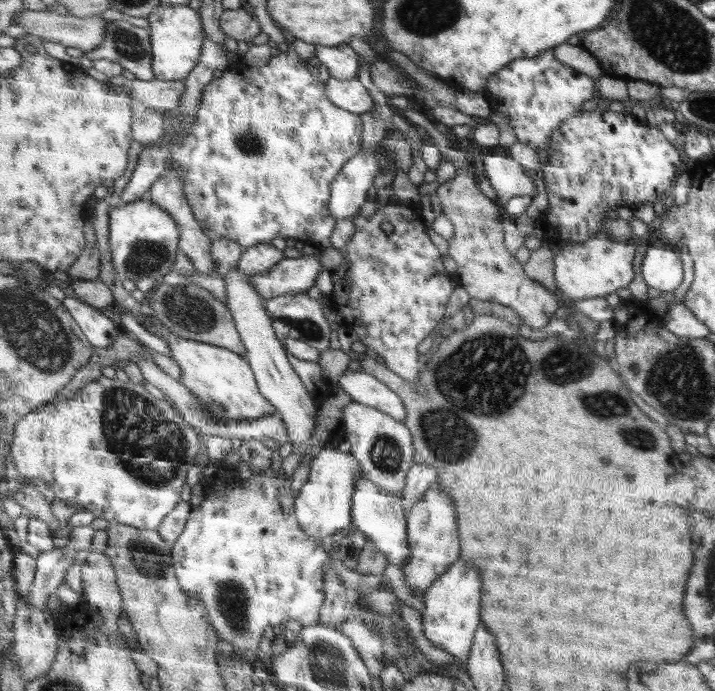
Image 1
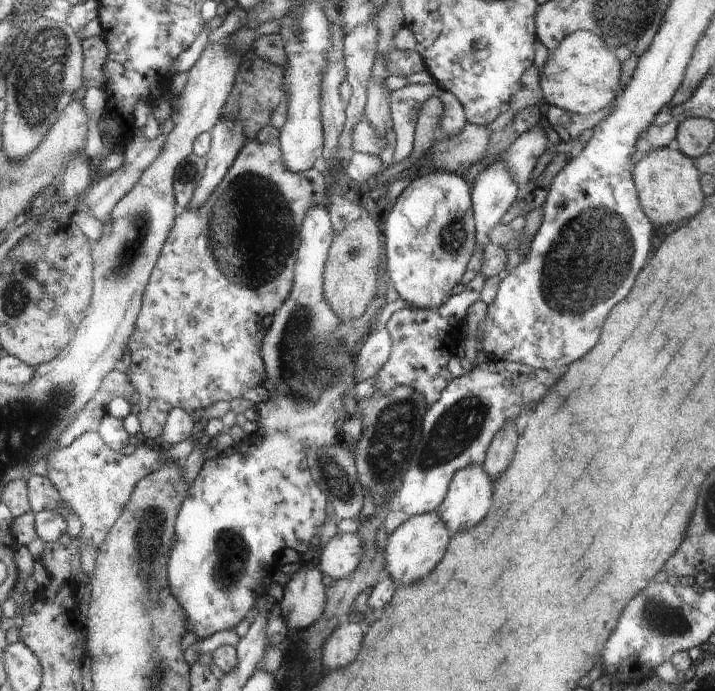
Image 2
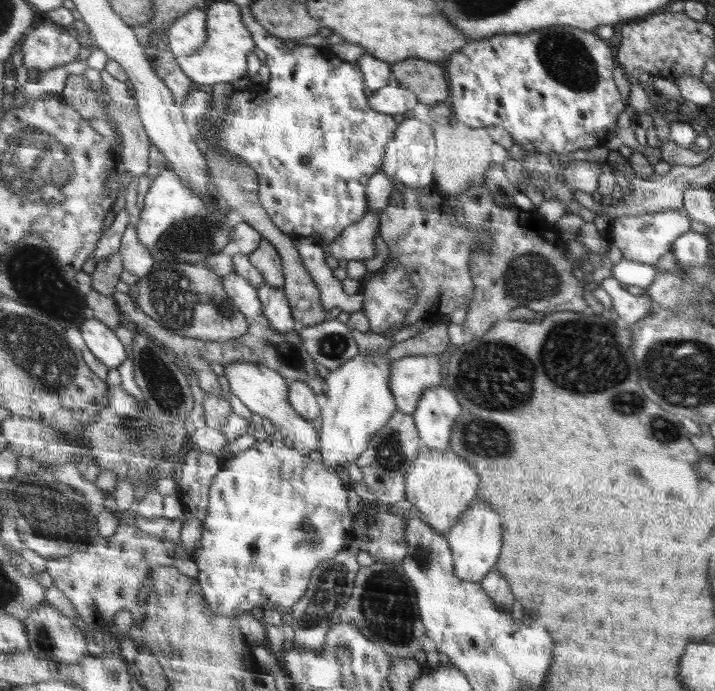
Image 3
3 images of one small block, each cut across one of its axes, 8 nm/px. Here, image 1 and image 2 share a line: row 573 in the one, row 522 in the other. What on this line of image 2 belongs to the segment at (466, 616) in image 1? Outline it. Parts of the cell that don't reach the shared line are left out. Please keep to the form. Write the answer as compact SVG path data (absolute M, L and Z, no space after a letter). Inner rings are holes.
M466 466L453 475L448 496L435 512L458 534L484 520L492 506L492 492L492 480L483 467Z

